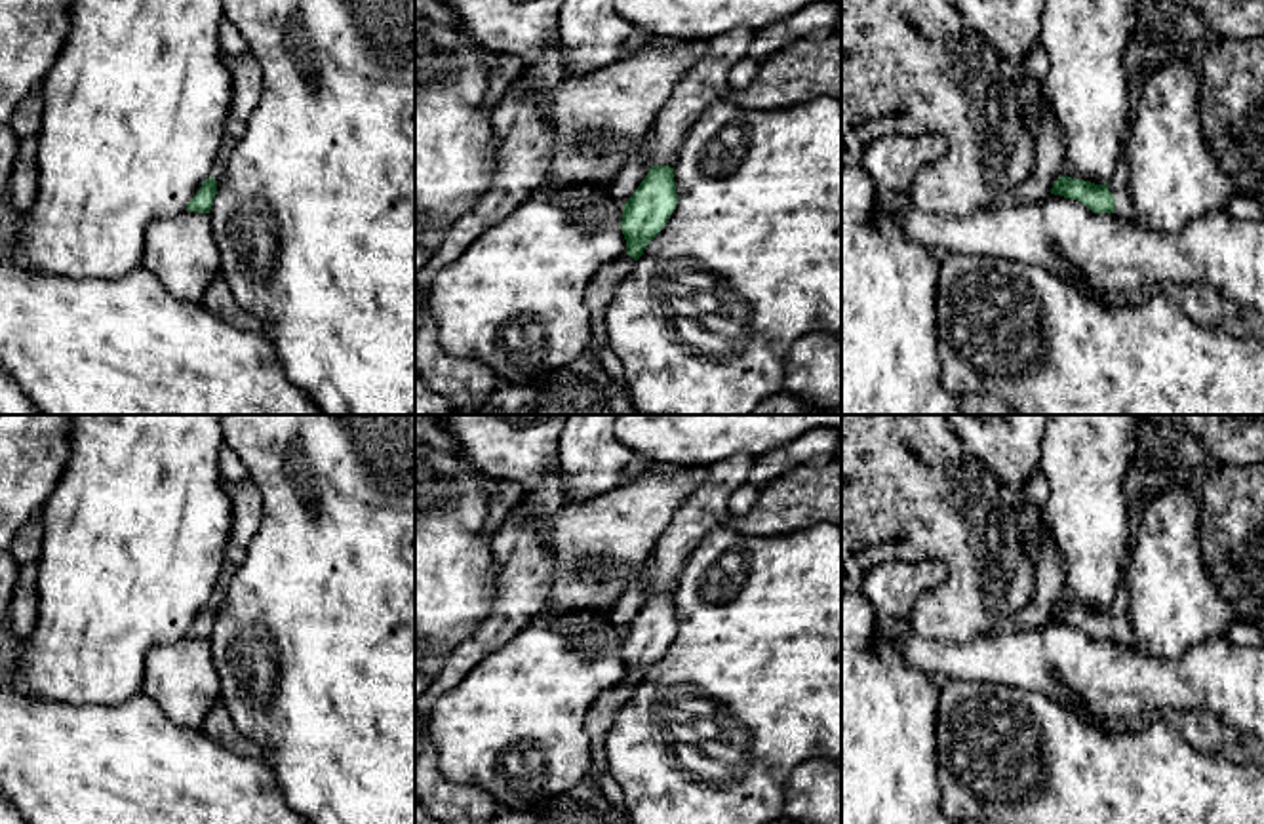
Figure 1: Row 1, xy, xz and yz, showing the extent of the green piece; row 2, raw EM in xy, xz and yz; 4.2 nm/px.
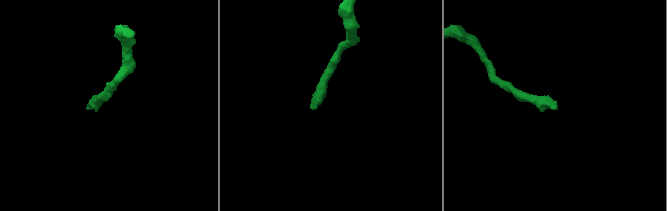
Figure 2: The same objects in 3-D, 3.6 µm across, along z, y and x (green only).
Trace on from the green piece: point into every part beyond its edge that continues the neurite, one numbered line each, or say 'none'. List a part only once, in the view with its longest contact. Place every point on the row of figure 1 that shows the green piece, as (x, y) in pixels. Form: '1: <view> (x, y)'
1: yz (1118, 185)

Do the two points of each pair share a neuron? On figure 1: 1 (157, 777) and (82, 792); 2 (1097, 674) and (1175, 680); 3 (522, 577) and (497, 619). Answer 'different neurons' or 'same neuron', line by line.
1: same neuron
2: same neuron
3: same neuron

